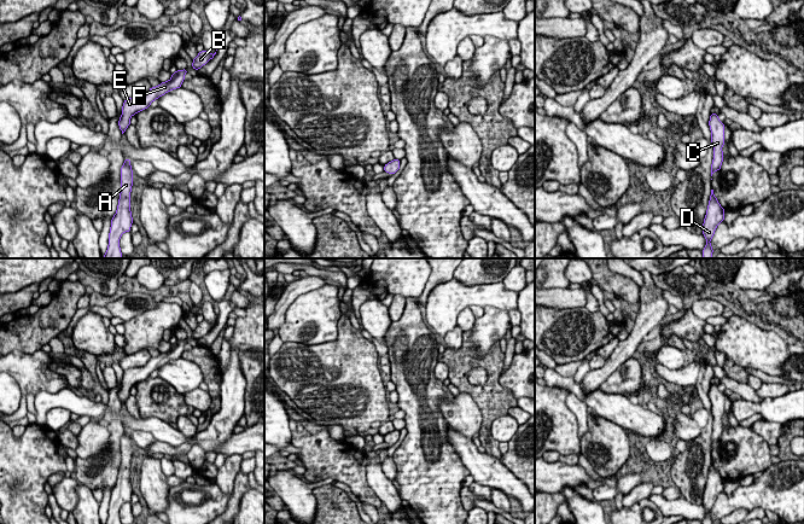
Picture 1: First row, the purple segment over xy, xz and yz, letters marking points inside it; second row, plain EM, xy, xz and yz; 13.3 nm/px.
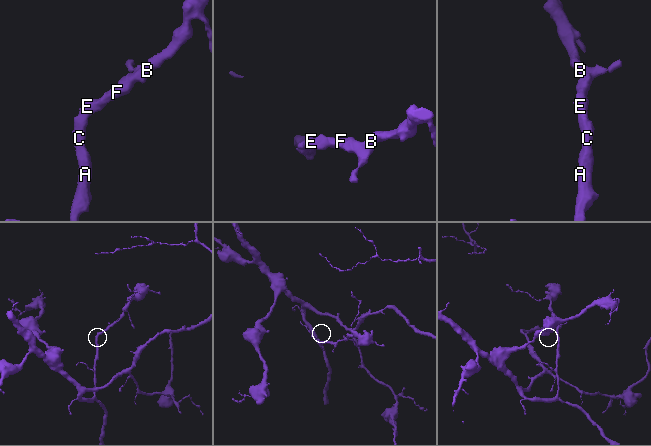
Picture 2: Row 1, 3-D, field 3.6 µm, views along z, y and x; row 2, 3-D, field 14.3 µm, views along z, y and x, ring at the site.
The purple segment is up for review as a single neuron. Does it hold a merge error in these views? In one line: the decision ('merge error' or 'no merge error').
no merge error

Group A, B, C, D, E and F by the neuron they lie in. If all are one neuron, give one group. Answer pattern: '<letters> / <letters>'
A B C D E F

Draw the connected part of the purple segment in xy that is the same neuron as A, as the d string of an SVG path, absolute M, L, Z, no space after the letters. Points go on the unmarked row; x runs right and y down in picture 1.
M124 430L121 438L121 465L115 487L111 490L109 505L109 517L106 524L122 524L120 519L120 508L124 502L130 502L133 488L130 483L130 461L133 455L133 441L130 431Z

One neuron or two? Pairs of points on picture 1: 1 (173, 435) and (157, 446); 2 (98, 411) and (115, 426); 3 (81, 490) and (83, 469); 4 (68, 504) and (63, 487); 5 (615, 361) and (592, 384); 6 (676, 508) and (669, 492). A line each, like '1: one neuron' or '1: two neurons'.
1: two neurons
2: two neurons
3: two neurons
4: one neuron
5: one neuron
6: two neurons

